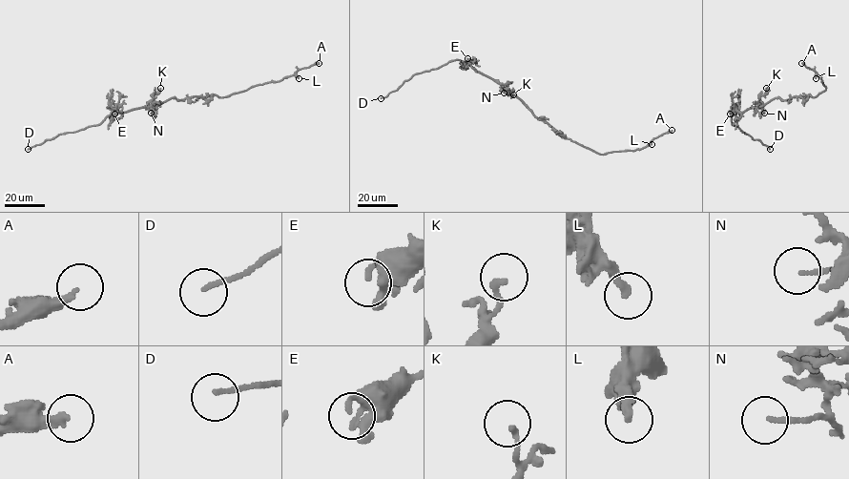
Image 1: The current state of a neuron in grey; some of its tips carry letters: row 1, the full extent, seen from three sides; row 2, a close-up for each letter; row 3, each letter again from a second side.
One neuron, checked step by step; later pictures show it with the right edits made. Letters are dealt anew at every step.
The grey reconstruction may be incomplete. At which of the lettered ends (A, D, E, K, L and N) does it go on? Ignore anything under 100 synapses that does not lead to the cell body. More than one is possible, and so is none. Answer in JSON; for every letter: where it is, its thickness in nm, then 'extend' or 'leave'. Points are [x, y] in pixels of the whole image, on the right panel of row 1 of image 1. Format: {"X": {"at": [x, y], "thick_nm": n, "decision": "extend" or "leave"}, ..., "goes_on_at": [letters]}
{"A": {"at": [801, 63], "thick_nm": 240, "decision": "leave"}, "D": {"at": [770, 149], "thick_nm": 130, "decision": "extend"}, "E": {"at": [730, 114], "thick_nm": 140, "decision": "leave"}, "K": {"at": [766, 88], "thick_nm": 160, "decision": "leave"}, "L": {"at": [816, 78], "thick_nm": 280, "decision": "leave"}, "N": {"at": [764, 113], "thick_nm": 140, "decision": "leave"}, "goes_on_at": ["D"]}

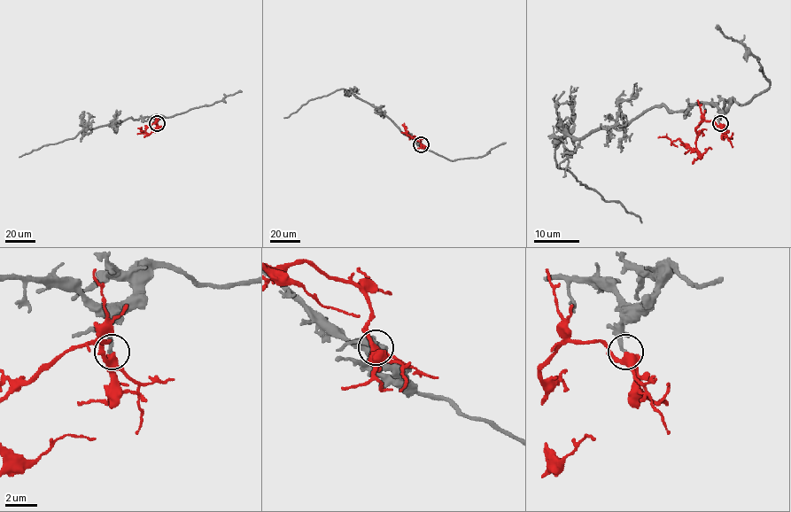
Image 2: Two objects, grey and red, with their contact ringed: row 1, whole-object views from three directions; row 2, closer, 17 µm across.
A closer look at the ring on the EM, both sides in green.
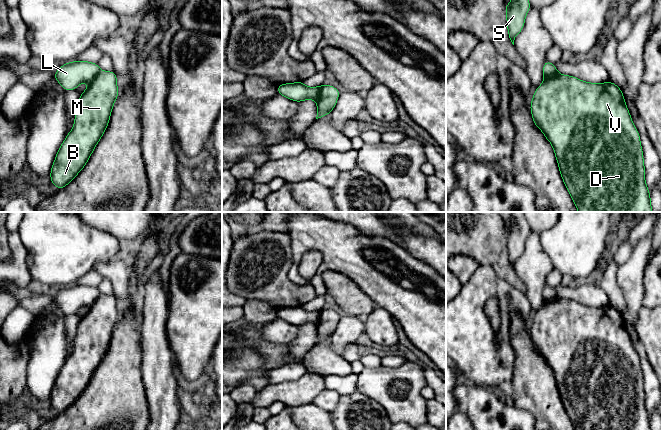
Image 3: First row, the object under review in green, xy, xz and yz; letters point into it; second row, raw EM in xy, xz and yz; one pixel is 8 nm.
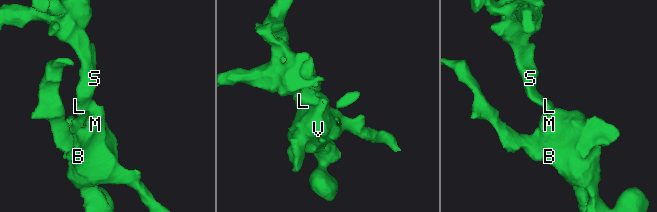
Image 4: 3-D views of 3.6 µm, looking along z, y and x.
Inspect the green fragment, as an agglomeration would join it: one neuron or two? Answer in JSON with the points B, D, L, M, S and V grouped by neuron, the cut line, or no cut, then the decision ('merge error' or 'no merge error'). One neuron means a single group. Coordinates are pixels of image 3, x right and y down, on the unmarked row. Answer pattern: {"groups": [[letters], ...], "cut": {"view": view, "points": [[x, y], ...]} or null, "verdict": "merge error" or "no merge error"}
{"groups": [["B", "D", "M", "V"], ["L", "S"]], "cut": {"view": "xz", "points": [[320, 310], [320, 316], [315, 324]]}, "verdict": "merge error"}

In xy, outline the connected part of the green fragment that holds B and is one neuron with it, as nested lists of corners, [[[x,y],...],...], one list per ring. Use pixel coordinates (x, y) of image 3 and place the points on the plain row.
[[[100,295],[80,319],[74,350],[61,368],[50,395],[51,407],[59,414],[85,391],[101,364],[118,321],[114,295]]]

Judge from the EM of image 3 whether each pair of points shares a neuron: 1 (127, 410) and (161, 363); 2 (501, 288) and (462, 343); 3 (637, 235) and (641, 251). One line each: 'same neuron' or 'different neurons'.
1: different neurons
2: same neuron
3: different neurons

